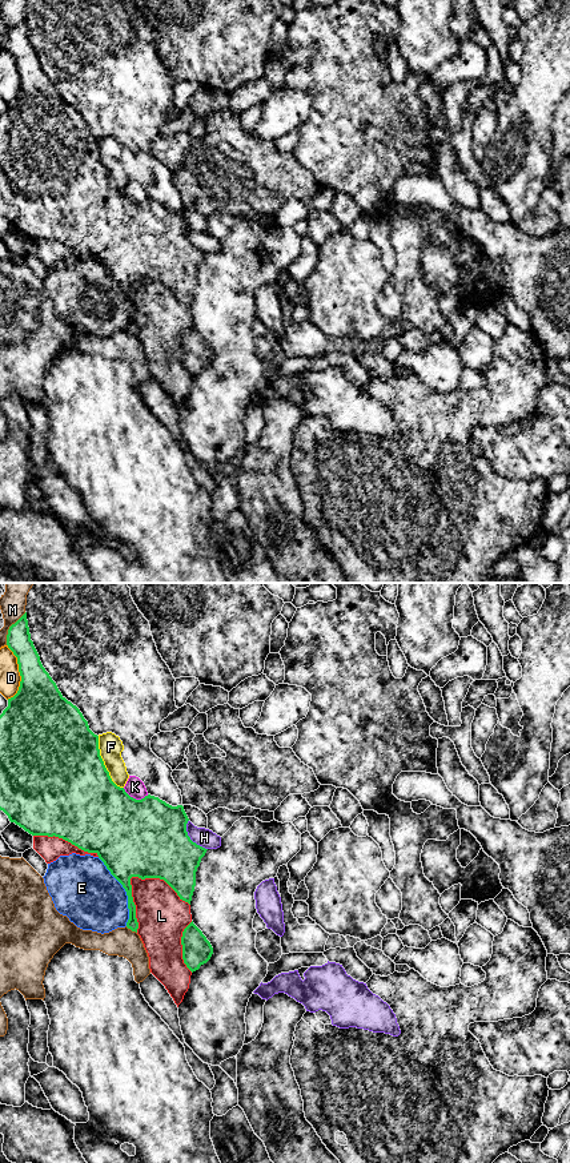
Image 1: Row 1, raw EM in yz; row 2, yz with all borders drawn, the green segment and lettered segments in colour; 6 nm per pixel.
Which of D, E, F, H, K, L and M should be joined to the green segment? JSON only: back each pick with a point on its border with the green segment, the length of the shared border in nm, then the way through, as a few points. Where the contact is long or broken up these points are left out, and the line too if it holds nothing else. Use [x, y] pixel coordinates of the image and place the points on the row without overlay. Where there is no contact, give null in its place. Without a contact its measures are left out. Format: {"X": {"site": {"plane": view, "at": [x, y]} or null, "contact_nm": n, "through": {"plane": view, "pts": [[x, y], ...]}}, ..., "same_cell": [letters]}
{"same_cell": []}

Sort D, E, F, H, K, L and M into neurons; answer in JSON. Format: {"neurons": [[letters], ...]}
{"neurons": [["D"], ["E"], ["F"], ["H"], ["K"], ["L"], ["M"]]}

